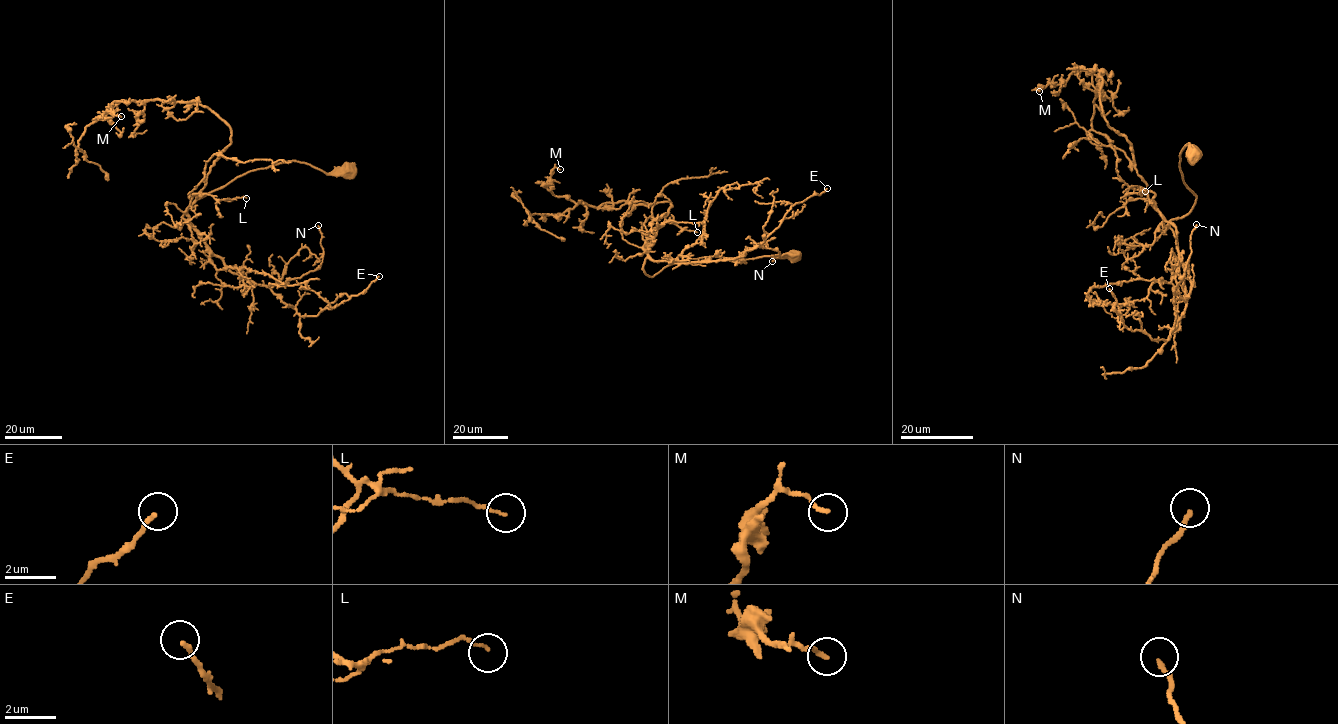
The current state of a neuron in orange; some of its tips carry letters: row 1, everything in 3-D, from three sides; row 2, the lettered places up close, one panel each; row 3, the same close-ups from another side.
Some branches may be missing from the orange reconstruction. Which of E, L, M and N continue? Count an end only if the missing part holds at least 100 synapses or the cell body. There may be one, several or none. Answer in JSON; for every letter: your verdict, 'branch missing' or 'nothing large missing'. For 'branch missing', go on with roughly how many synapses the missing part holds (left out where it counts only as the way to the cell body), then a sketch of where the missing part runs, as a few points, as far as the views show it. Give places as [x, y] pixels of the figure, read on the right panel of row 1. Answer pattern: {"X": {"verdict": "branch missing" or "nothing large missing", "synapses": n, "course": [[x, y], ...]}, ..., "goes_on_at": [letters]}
{"E": {"verdict": "nothing large missing"}, "L": {"verdict": "nothing large missing"}, "M": {"verdict": "nothing large missing"}, "N": {"verdict": "nothing large missing"}, "goes_on_at": []}

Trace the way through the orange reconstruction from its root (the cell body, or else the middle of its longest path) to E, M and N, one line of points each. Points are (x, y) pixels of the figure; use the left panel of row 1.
E: (348, 167), (251, 170), (182, 218), (232, 272), (300, 316), (379, 276)
M: (348, 167), (251, 170), (197, 199), (187, 221), (230, 127), (194, 101), (114, 101), (105, 111), (121, 116)
N: (348, 167), (325, 173), (287, 161), (251, 170), (182, 217), (232, 272), (267, 286), (321, 265), (318, 225)

